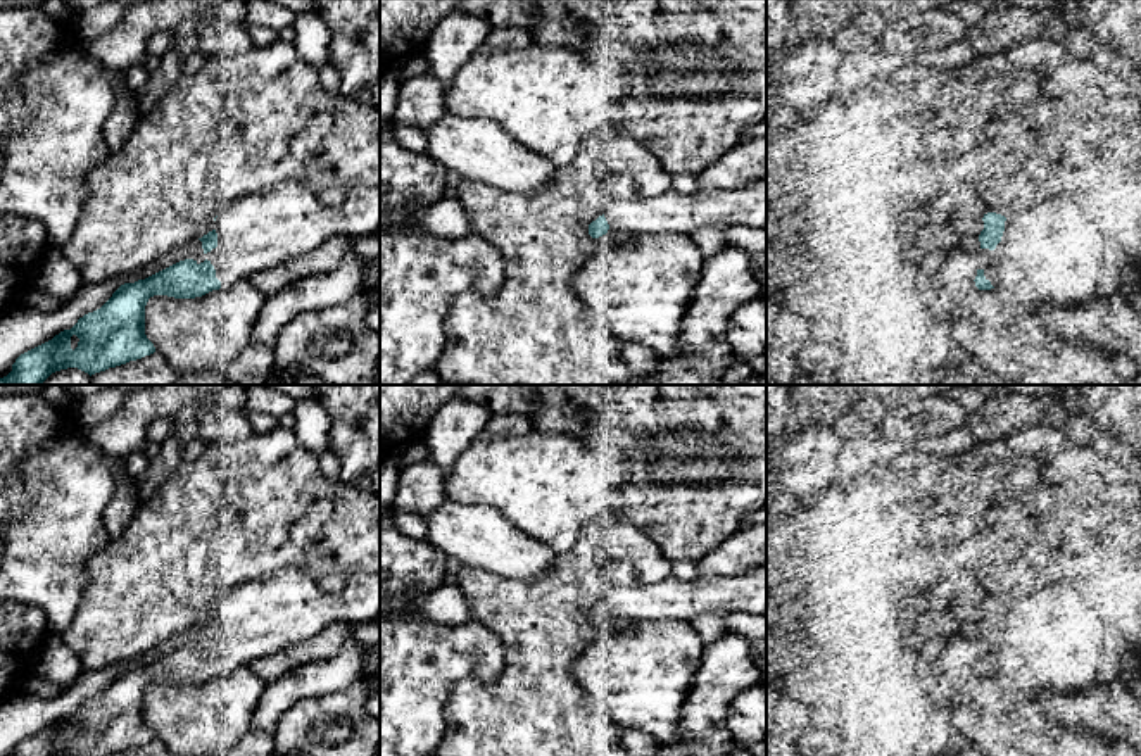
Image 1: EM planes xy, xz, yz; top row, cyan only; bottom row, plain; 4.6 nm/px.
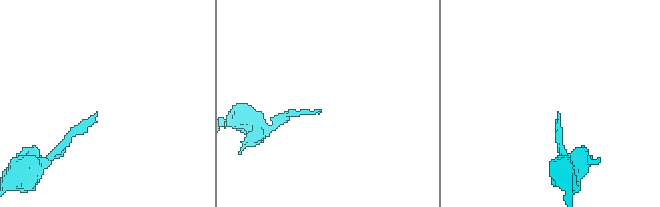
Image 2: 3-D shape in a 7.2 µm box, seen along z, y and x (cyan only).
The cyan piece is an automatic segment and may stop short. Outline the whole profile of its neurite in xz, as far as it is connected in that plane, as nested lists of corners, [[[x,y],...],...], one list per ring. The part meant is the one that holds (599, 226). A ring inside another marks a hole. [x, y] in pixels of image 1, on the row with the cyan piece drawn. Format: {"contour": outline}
{"contour": [[[766,176],[742,188],[722,190],[701,186],[692,193],[680,193],[668,188],[652,197],[625,197],[611,202],[604,214],[589,224],[589,235],[599,238],[611,228],[620,233],[646,231],[658,235],[661,231],[675,231],[690,236],[704,226],[766,228]]]}

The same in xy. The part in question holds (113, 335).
{"contour": [[[333,173],[311,180],[290,178],[266,193],[247,195],[231,202],[214,217],[214,230],[199,238],[204,262],[180,261],[145,280],[121,285],[97,311],[85,314],[71,330],[21,354],[0,385],[41,385],[52,373],[78,368],[90,376],[109,368],[142,359],[155,352],[145,335],[145,306],[154,295],[195,299],[212,290],[226,290],[252,273],[269,269],[311,252],[335,236],[371,236],[380,233],[380,186],[342,183]],[[325,186],[338,186],[345,198],[338,205],[325,205],[319,193]]]}

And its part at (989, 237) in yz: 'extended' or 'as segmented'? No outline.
extended

